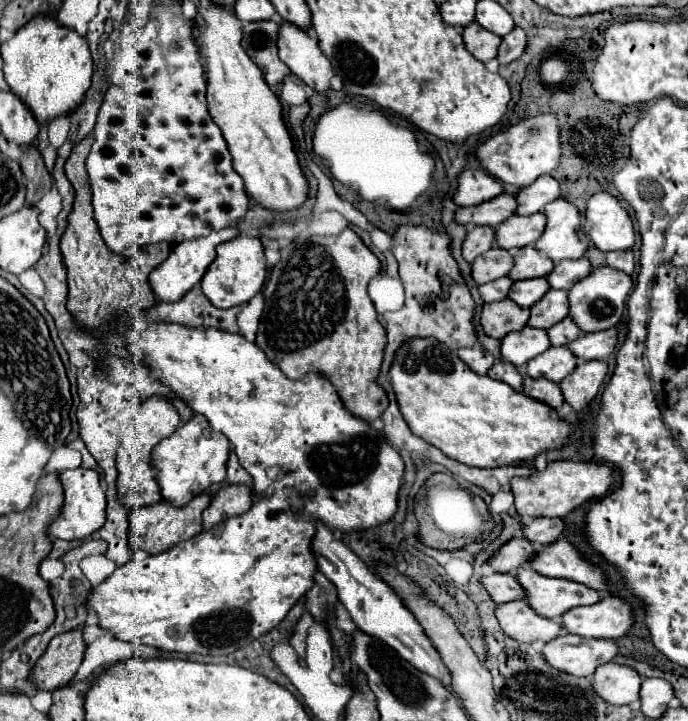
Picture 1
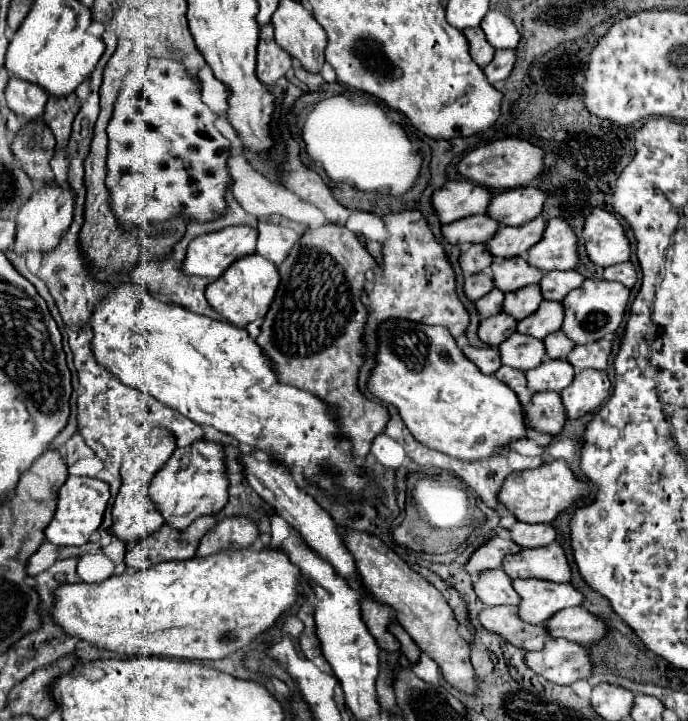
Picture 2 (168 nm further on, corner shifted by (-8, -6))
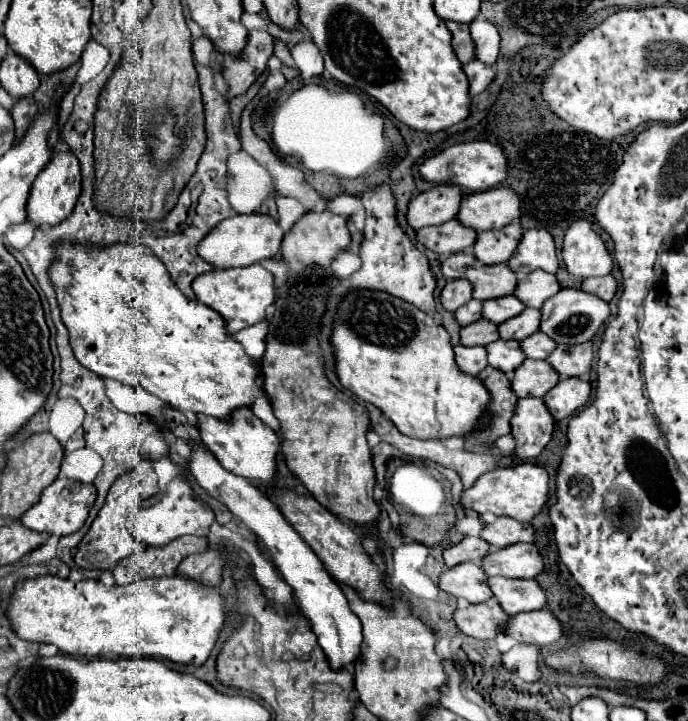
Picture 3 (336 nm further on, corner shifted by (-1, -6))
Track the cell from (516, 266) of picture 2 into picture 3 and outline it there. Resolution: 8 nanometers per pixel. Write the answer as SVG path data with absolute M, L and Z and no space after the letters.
M506 264L476 266L468 270L466 278L472 282L472 298L482 302L514 294L518 284L518 276L512 274L512 270L508 270Z

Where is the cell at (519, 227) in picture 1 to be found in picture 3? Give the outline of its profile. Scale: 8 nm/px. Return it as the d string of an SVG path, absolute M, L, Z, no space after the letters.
M512 222L500 230L488 230L480 232L474 244L474 256L482 264L498 264L508 262L512 252L516 250L518 242L522 238L520 222Z

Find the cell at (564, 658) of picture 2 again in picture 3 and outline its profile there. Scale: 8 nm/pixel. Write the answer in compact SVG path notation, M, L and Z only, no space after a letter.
M516 644L502 654L502 664L506 670L520 676L524 682L534 682L540 678L540 654L538 646Z

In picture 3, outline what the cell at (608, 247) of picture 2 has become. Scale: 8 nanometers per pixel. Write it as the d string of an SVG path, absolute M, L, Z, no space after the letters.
M576 220L566 230L566 236L564 236L564 242L562 242L562 260L564 260L566 270L572 276L578 276L578 278L606 276L606 274L612 272L610 252L606 250L606 244L602 242L602 238L592 230L592 224L588 220Z

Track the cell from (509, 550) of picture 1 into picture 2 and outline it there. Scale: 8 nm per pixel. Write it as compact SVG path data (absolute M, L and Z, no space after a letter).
M493 536L487 544L483 544L477 552L473 552L471 560L467 562L467 572L475 578L477 574L485 570L495 570L501 568L503 558L509 554L517 554L521 550L519 544L515 544L509 536Z

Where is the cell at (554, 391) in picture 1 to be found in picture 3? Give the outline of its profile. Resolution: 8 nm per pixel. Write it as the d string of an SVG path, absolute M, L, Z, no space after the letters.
M522 398L518 400L510 426L516 440L514 456L528 460L538 456L550 442L554 432L554 418L548 414L542 398Z

